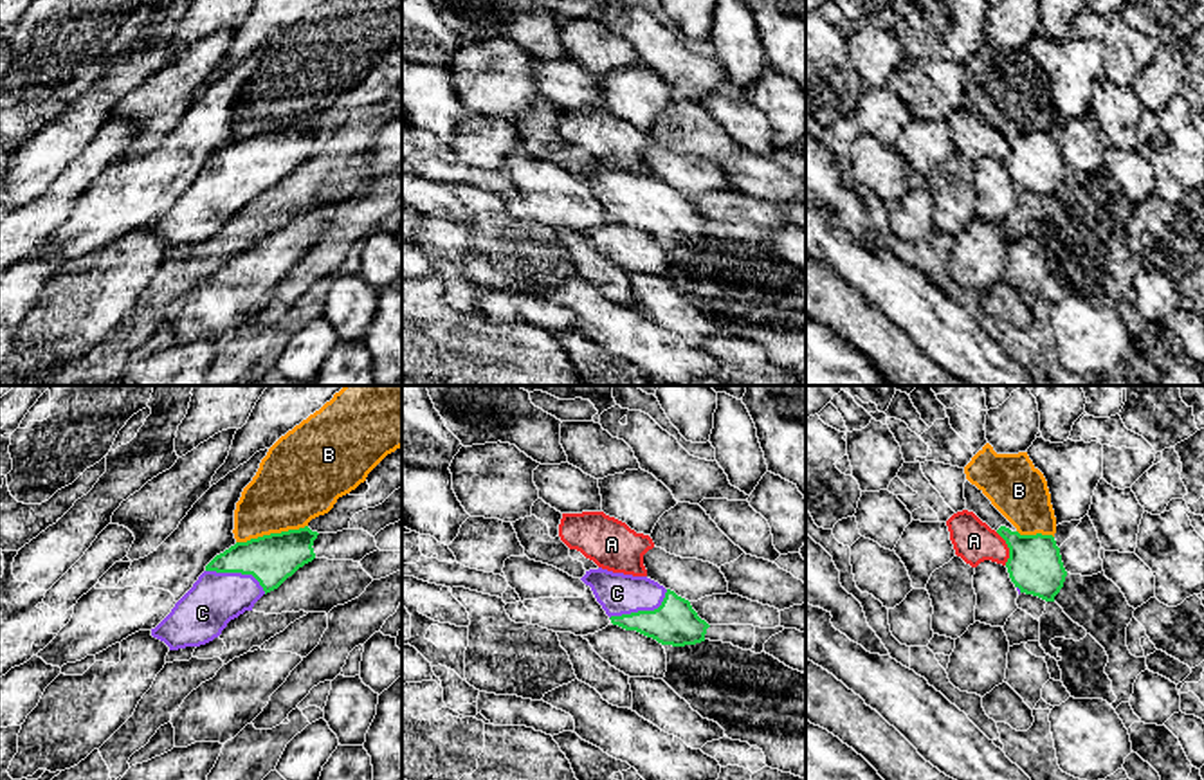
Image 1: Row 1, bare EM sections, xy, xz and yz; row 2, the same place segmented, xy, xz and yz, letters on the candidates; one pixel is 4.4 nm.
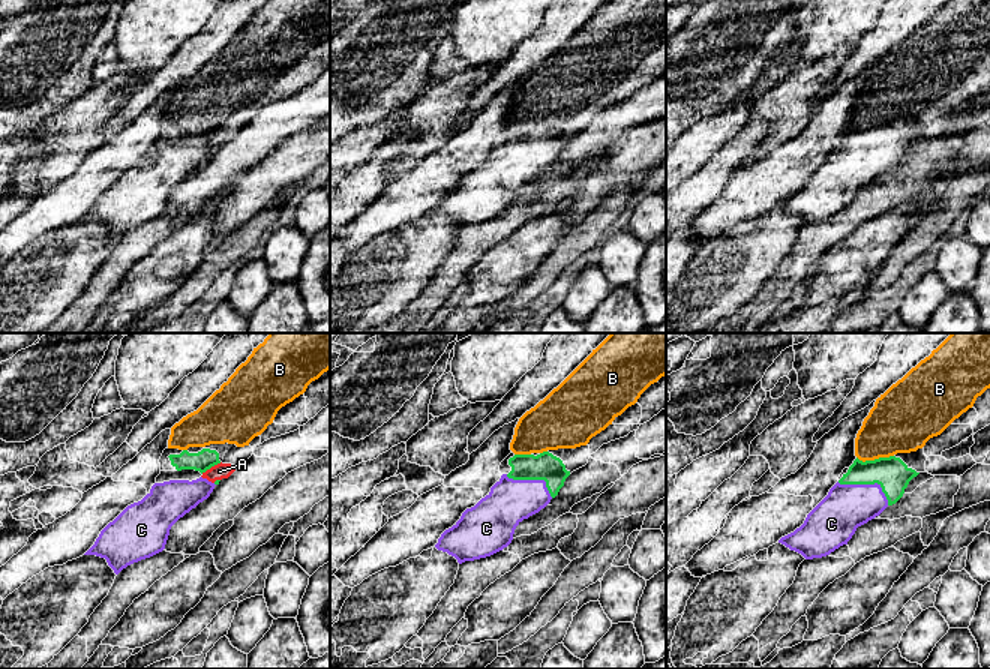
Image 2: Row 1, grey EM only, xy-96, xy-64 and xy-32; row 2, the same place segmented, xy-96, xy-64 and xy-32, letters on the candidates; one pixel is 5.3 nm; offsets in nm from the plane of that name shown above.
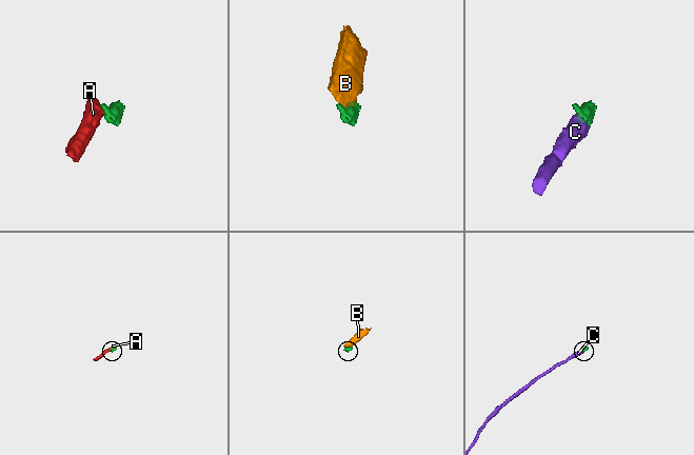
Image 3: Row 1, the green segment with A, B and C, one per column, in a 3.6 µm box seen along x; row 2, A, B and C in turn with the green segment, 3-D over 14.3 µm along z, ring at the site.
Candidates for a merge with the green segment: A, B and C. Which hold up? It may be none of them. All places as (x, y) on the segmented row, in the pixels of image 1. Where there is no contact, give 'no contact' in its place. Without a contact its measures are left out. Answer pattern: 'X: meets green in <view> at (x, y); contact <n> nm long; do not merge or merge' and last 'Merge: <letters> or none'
A: meets green in yz at (1008, 546); contact 160 nm long; do not merge
B: meets green in xy at (271, 534); contact 340 nm long; do not merge
C: meets green in xz at (642, 611); contact 300 nm long; merge
Merge: C

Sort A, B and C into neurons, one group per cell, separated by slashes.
A / B / C

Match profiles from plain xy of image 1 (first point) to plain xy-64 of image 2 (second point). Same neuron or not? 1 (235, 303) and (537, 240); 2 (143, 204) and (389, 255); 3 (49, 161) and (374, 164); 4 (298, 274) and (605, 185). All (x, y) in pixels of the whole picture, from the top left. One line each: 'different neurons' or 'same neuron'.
1: same neuron
2: different neurons
3: different neurons
4: different neurons

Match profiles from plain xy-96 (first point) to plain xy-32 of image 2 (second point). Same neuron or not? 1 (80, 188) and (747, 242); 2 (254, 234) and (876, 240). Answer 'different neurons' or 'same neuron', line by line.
1: different neurons
2: different neurons

